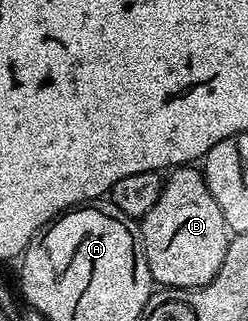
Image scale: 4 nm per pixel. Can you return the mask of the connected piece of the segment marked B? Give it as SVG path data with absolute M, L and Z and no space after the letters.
M181 166L171 169L162 186L162 194L158 194L158 202L154 202L153 208L142 217L139 225L150 274L157 285L166 288L200 288L210 283L214 274L218 274L222 258L226 258L230 239L226 218L222 218L222 210L218 210L218 202L214 202L214 194L210 194L199 167Z

